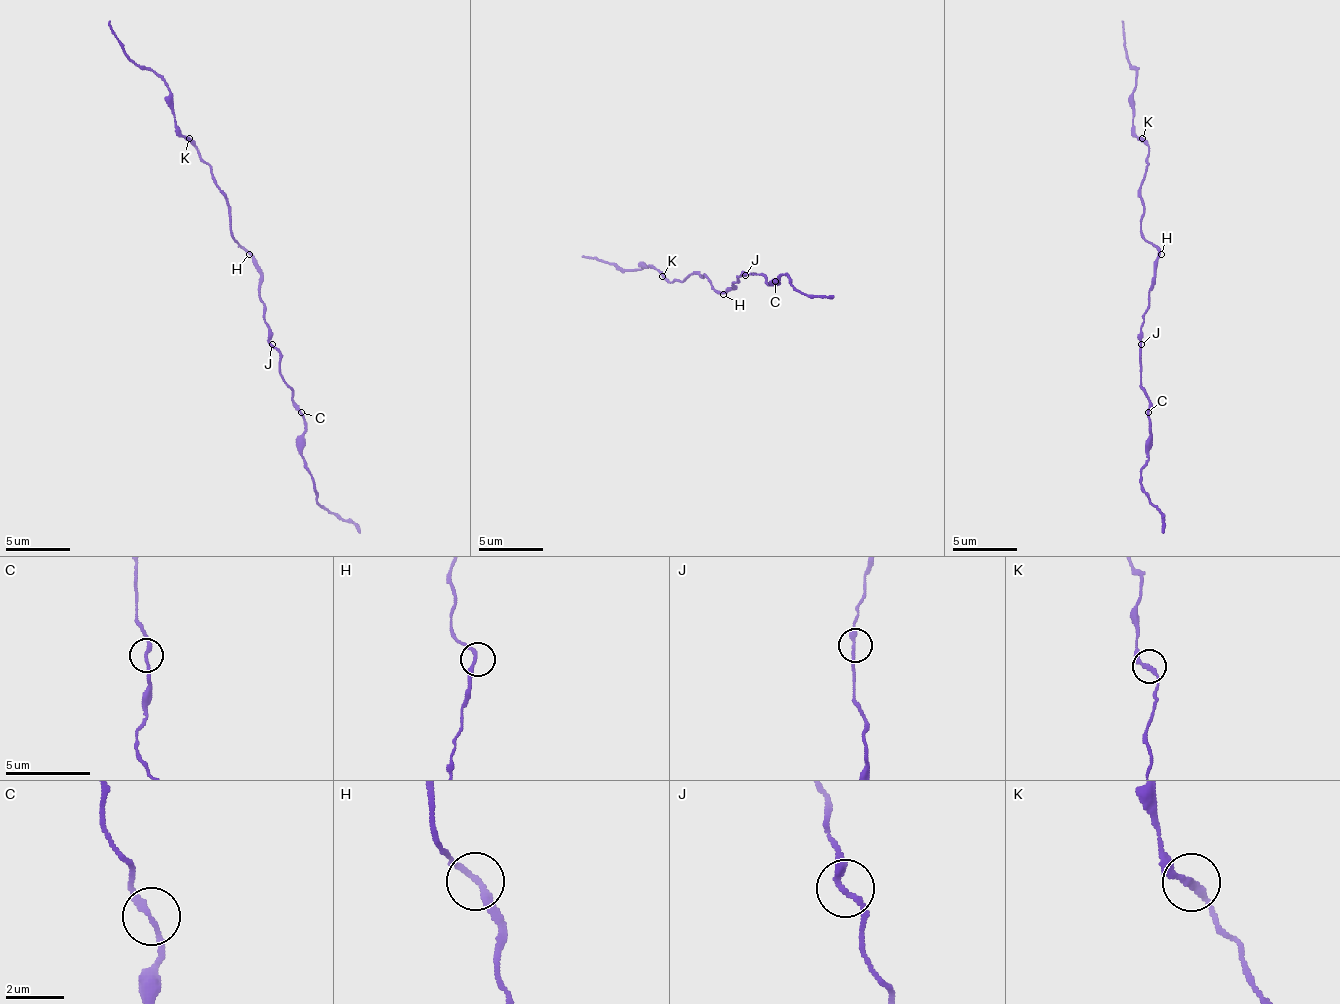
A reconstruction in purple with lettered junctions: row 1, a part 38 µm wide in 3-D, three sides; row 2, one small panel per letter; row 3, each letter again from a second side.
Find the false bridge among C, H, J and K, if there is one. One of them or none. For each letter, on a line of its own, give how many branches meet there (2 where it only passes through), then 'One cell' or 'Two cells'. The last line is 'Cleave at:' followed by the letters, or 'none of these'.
C: Branches: 2. One cell
H: Branches: 2. One cell
J: Branches: 2. One cell
K: Branches: 2. One cell
Cleave at: none of these

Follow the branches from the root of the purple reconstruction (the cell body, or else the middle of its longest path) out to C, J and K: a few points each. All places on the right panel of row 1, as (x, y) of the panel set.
C: (1154, 264), (1154, 286), (1148, 293), (1148, 312), (1141, 325), (1141, 386), (1148, 399), (1148, 412)
J: (1154, 264), (1154, 286), (1148, 293), (1141, 344)
K: (1154, 264), (1158, 251), (1141, 235), (1141, 215), (1145, 212), (1141, 180), (1148, 163), (1148, 144), (1141, 138)

